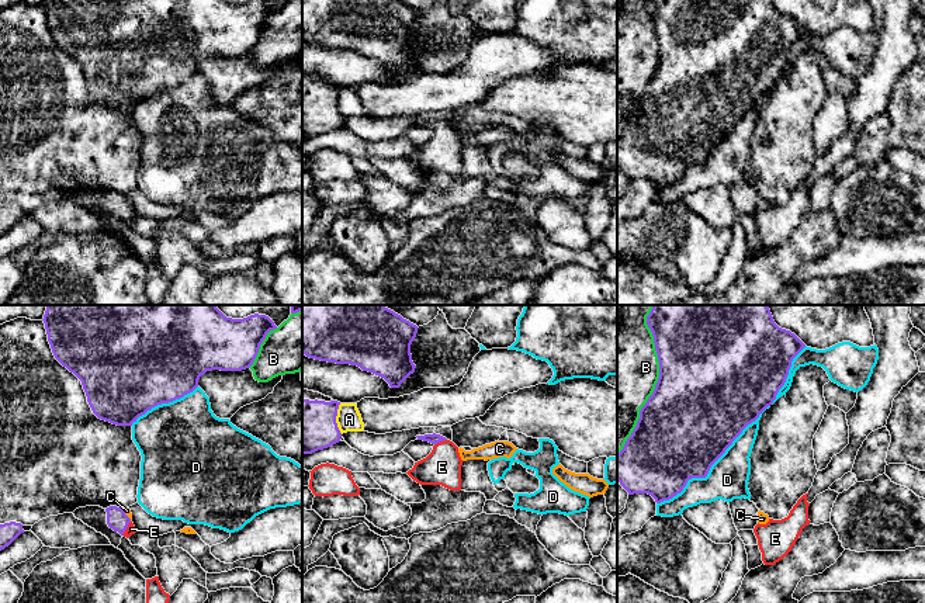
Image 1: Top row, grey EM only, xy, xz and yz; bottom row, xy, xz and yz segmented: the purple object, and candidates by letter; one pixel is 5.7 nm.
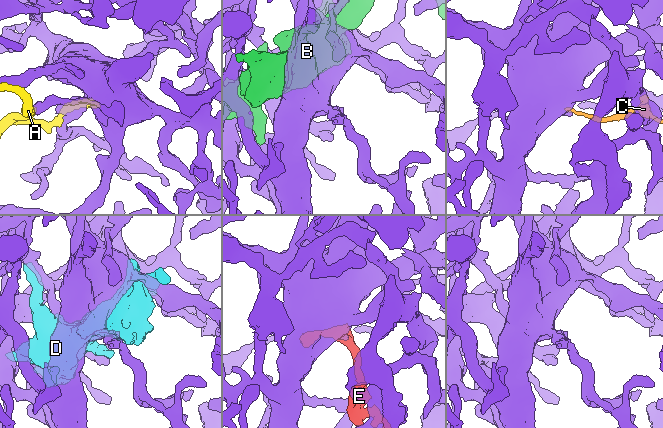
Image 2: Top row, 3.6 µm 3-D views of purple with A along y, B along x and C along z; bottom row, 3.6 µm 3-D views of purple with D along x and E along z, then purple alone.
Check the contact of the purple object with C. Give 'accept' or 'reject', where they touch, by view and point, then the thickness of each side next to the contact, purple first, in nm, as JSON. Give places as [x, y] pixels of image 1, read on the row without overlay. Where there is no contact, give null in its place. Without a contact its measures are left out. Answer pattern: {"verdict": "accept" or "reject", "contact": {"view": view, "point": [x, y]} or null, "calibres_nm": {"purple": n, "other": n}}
{"verdict": "reject", "contact": {"view": "xy", "point": [125, 200]}, "calibres_nm": {"purple": 120, "other": 40}}

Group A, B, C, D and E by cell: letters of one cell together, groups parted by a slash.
A / B / C / D / E

